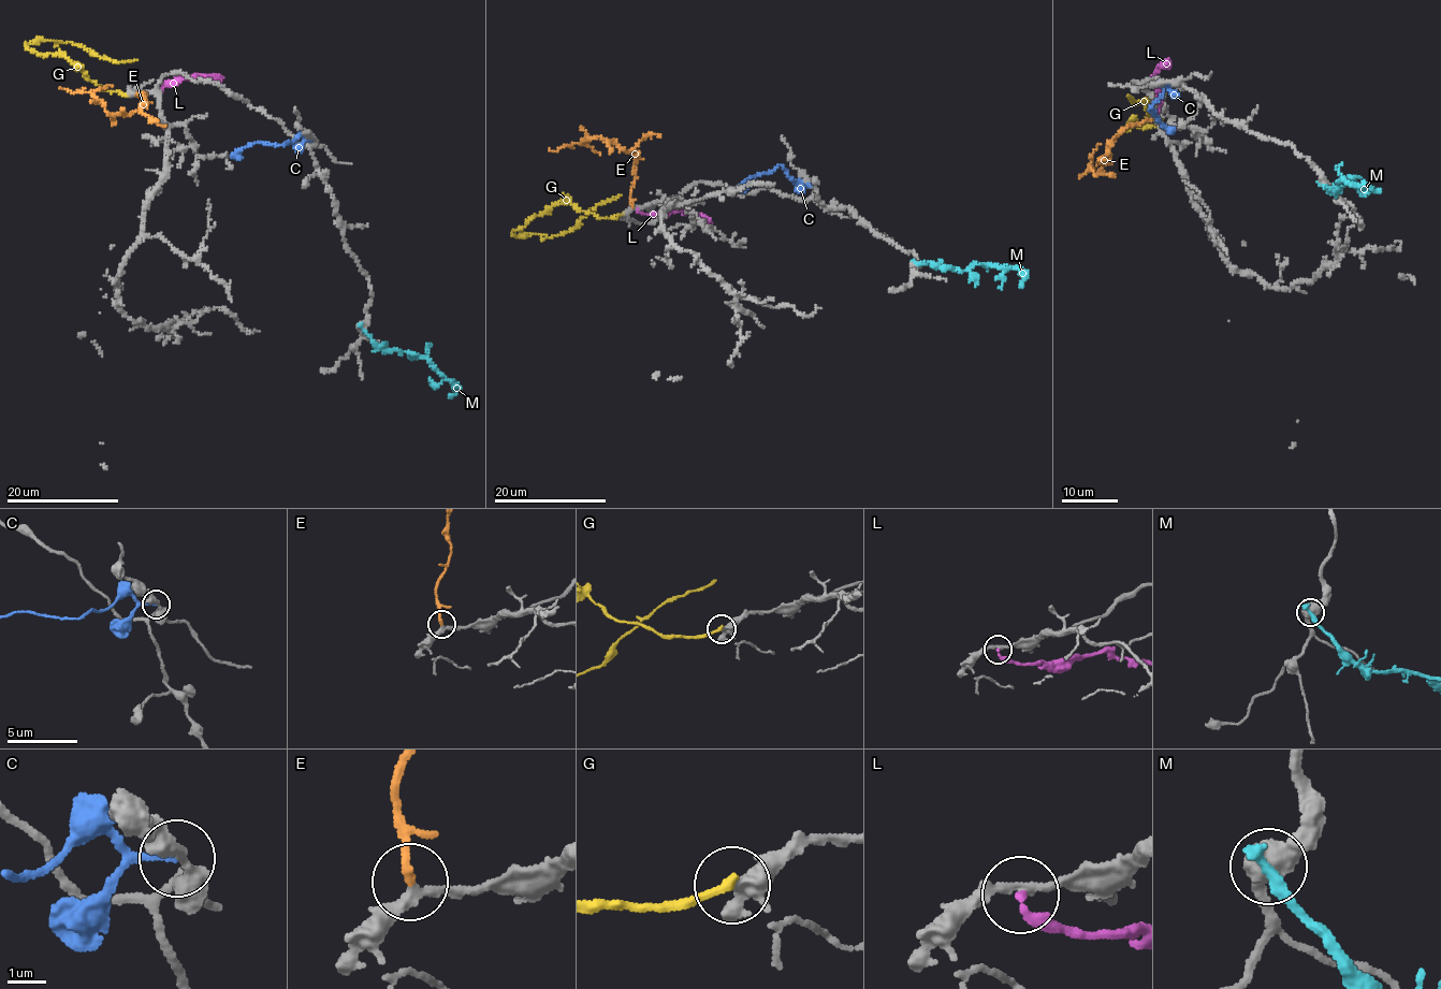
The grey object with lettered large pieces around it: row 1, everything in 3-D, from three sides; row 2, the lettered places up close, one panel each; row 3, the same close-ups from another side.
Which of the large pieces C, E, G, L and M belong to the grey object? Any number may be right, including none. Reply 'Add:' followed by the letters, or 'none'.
Add: E

